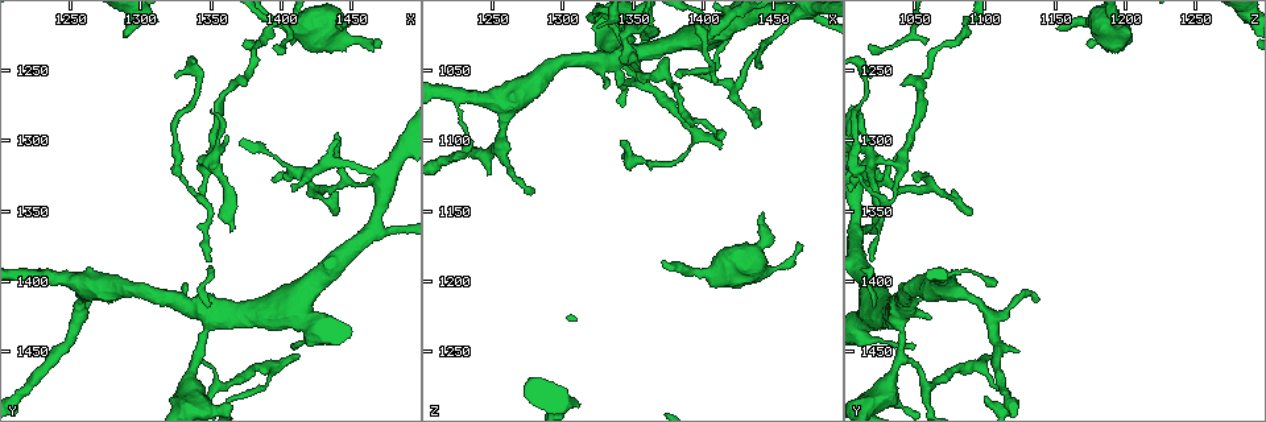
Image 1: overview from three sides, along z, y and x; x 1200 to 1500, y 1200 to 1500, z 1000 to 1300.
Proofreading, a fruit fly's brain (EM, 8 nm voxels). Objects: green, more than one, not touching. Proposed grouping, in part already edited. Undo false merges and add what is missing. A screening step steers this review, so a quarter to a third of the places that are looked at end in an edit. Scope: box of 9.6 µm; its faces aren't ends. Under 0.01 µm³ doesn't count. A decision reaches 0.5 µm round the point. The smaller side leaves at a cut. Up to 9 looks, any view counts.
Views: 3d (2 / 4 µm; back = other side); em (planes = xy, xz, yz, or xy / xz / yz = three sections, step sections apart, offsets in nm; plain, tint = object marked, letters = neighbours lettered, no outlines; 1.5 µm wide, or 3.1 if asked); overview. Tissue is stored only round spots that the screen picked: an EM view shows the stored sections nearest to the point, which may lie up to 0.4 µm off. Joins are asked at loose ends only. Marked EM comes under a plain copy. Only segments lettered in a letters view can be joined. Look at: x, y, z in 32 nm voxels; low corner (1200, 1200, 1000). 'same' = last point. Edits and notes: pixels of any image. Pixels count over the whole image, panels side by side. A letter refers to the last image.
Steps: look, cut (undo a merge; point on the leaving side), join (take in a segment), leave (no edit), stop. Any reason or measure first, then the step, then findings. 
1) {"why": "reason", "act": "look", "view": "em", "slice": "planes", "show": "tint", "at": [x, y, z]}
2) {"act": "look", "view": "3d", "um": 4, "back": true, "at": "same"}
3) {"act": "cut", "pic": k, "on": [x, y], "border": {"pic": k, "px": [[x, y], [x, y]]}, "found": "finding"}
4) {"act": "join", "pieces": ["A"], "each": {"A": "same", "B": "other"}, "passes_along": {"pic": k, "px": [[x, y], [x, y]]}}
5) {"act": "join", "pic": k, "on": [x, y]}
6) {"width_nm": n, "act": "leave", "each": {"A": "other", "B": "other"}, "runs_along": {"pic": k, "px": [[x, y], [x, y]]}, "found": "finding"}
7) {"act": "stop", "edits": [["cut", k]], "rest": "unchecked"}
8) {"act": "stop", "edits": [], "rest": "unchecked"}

{"why": "thin end", "act": "look", "view": "3d", "um": 2, "at": [1440, 1294, 1044]}

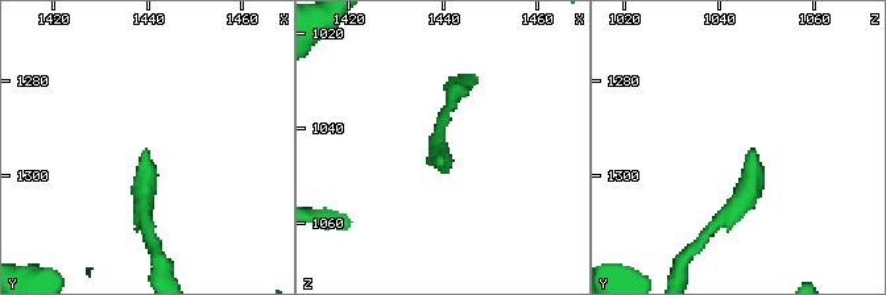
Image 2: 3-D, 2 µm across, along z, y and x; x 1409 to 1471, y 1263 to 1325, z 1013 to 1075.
{"act": "look", "view": "em", "slice": "planes", "show": "letters", "at": [1439, 1295, 1046]}

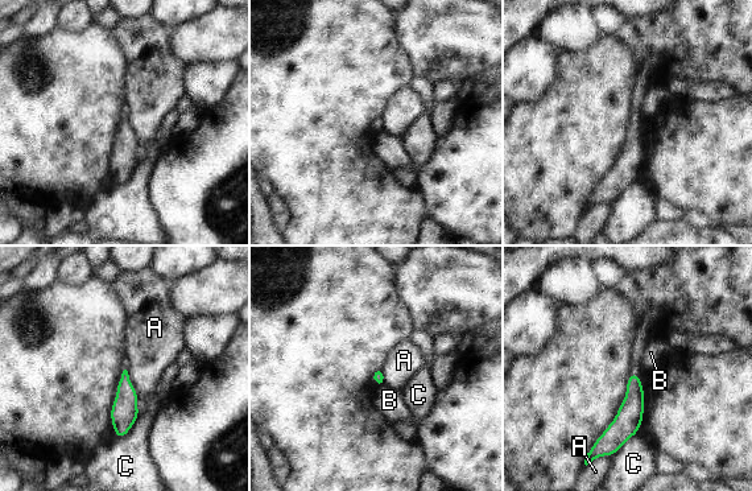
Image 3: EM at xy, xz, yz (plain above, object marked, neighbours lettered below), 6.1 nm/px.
{"act": "leave", "each": {"A": "other", "B": "other", "C": "other"}, "border": {"pic": 3, "px": [[125, 370], [136, 392], [139, 412]]}, "found": "no lettered segment goes on from it"}

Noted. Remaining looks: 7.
{"why": "three arms meet", "act": "look", "view": "3d", "um": 2, "at": [1350, 1318, 1020]}

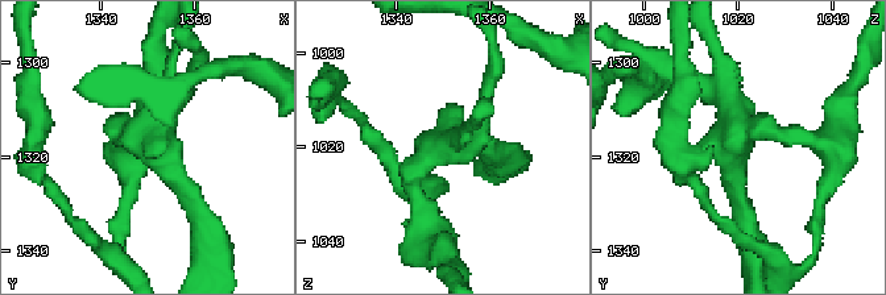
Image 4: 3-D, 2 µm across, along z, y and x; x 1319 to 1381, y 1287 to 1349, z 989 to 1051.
{"why": "shape alone is not enough", "act": "look", "view": "em", "slice": "xy", "step": 4, "show": "tint", "at": [1350, 1316, 1018]}

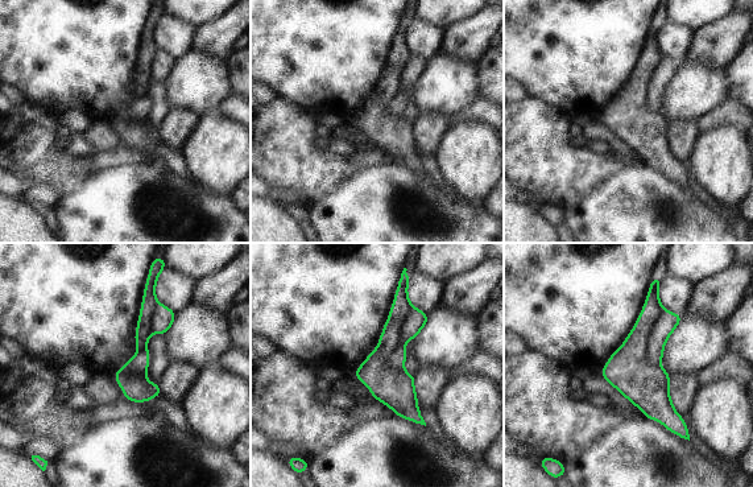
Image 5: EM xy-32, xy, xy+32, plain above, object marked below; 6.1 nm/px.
{"why": "another direction", "act": "look", "view": "em", "slice": "planes", "show": "letters", "at": "same"}

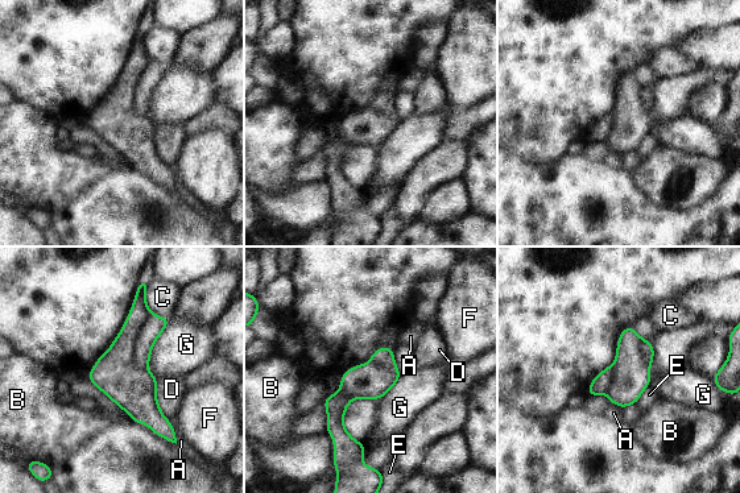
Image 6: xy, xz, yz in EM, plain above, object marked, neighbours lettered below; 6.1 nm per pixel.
{"act": "cut", "pic": 6, "on": [115, 373], "each": {"A": "other", "B": "other", "C": "other", "D": "other", "E": "other", "F": "other", "G": "other"}, "border": {"pic": 6, "px": [[151, 313], [136, 340], [139, 369]]}, "found": "two neurons meet here"}

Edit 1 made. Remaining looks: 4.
{"why": "see it whole again", "act": "look", "view": "overview"}

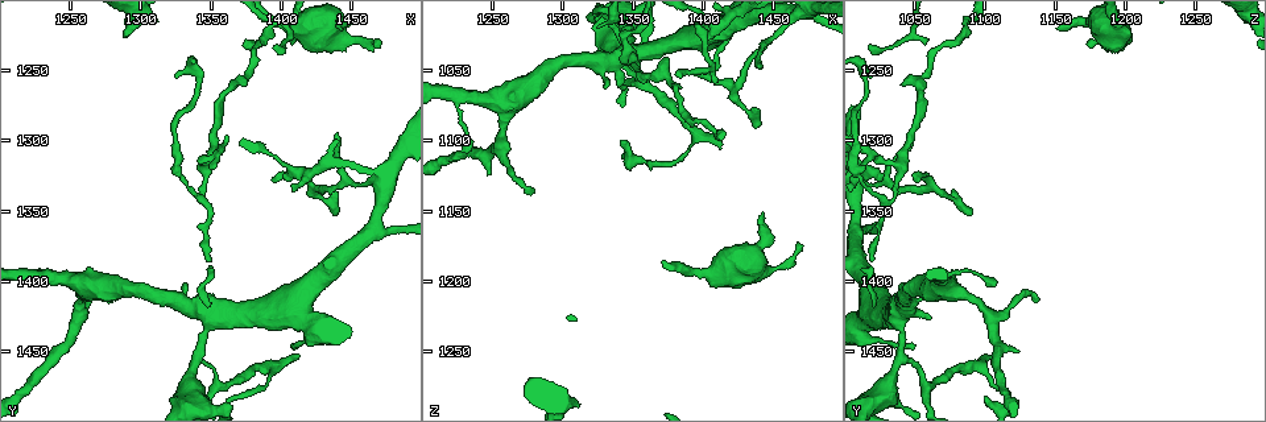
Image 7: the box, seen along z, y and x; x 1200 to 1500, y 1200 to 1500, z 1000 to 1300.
{"why": "free end", "act": "look", "view": "3d", "um": 2, "at": [1328, 1404, 1062]}

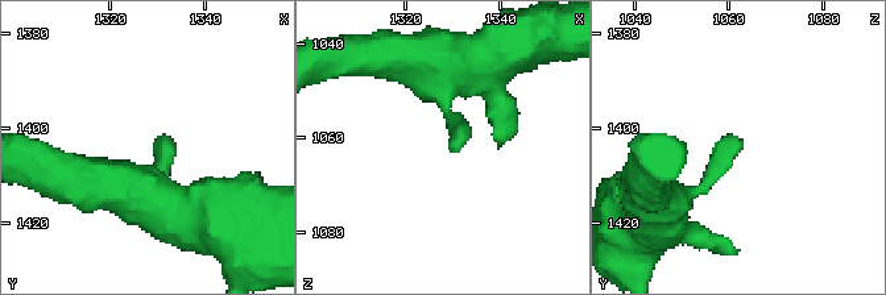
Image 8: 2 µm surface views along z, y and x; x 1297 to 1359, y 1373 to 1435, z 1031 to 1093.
{"act": "look", "view": "em", "slice": "planes", "show": "tint", "at": [1329, 1402, 1061]}

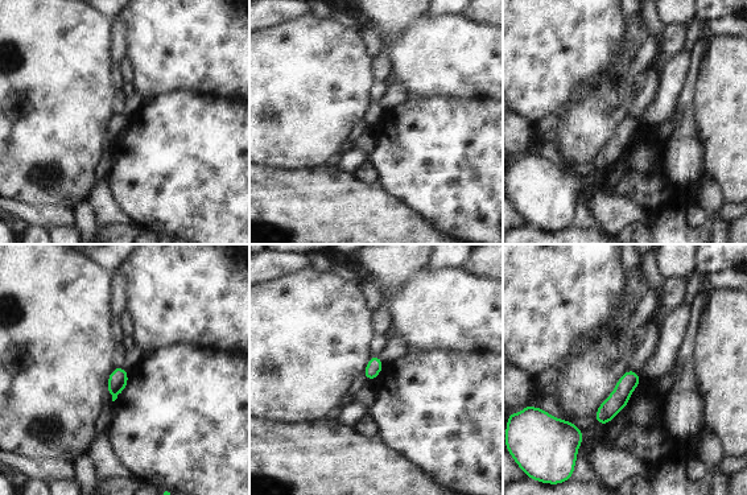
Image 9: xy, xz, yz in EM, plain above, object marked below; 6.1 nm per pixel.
{"why": "what lies round it", "act": "look", "view": "em", "slice": "planes", "show": "letters", "at": "same"}

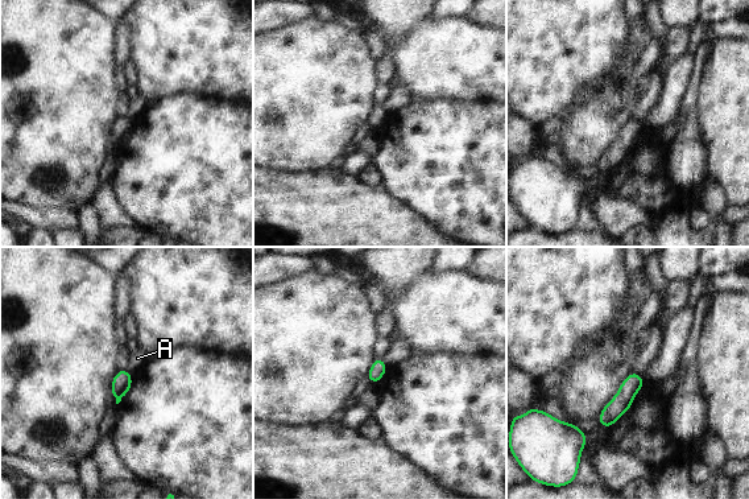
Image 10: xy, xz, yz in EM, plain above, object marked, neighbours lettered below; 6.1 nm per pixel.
{"act": "leave", "each": {"A": "other"}, "runs_along": {"pic": 10, "px": [[634, 376], [624, 399], [605, 423]]}, "found": "no lettered segment goes on from it"}

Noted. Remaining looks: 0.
{"act": "stop", "edits": [["cut", 6]], "rest": "unchecked"}

